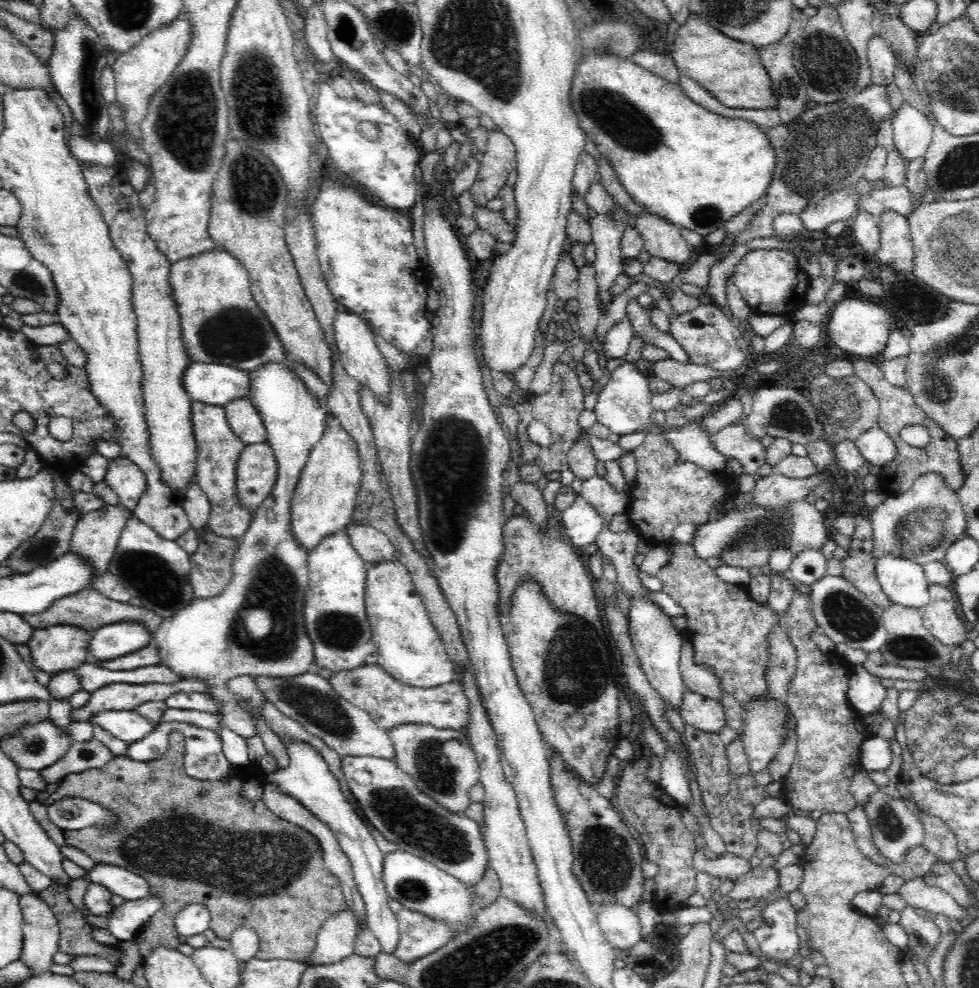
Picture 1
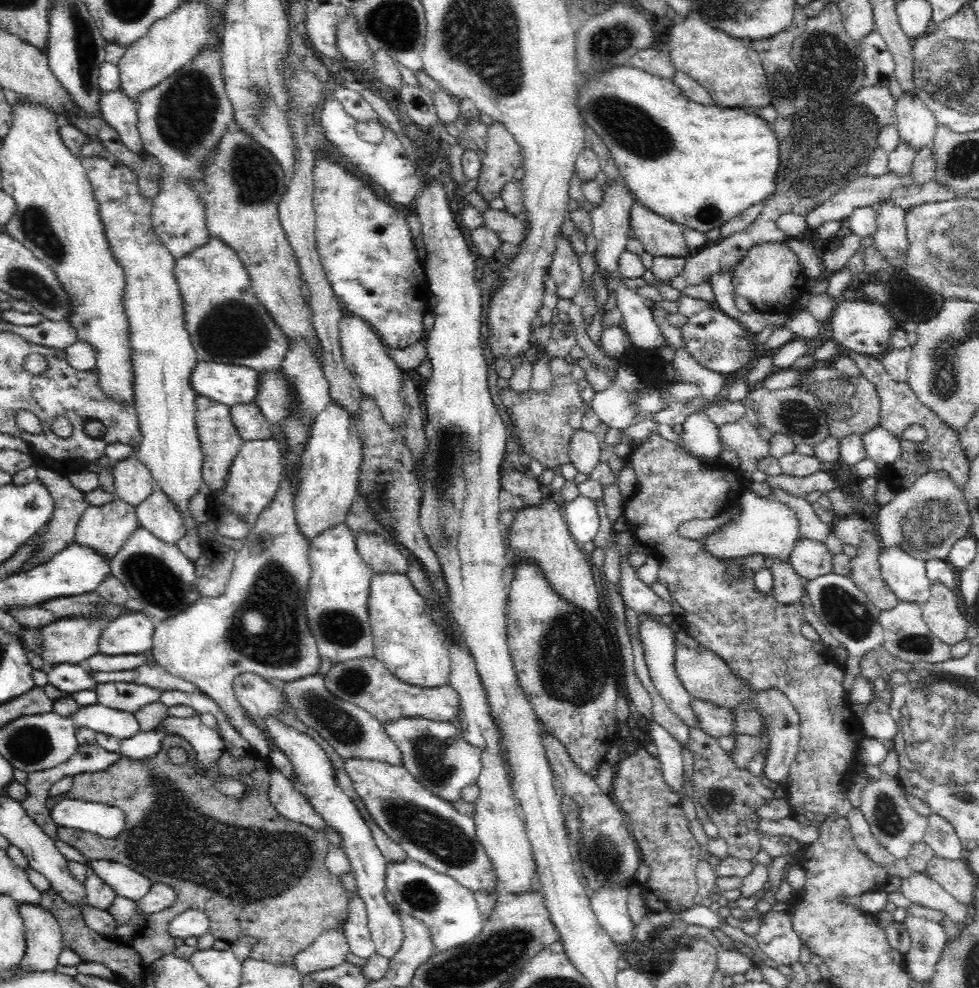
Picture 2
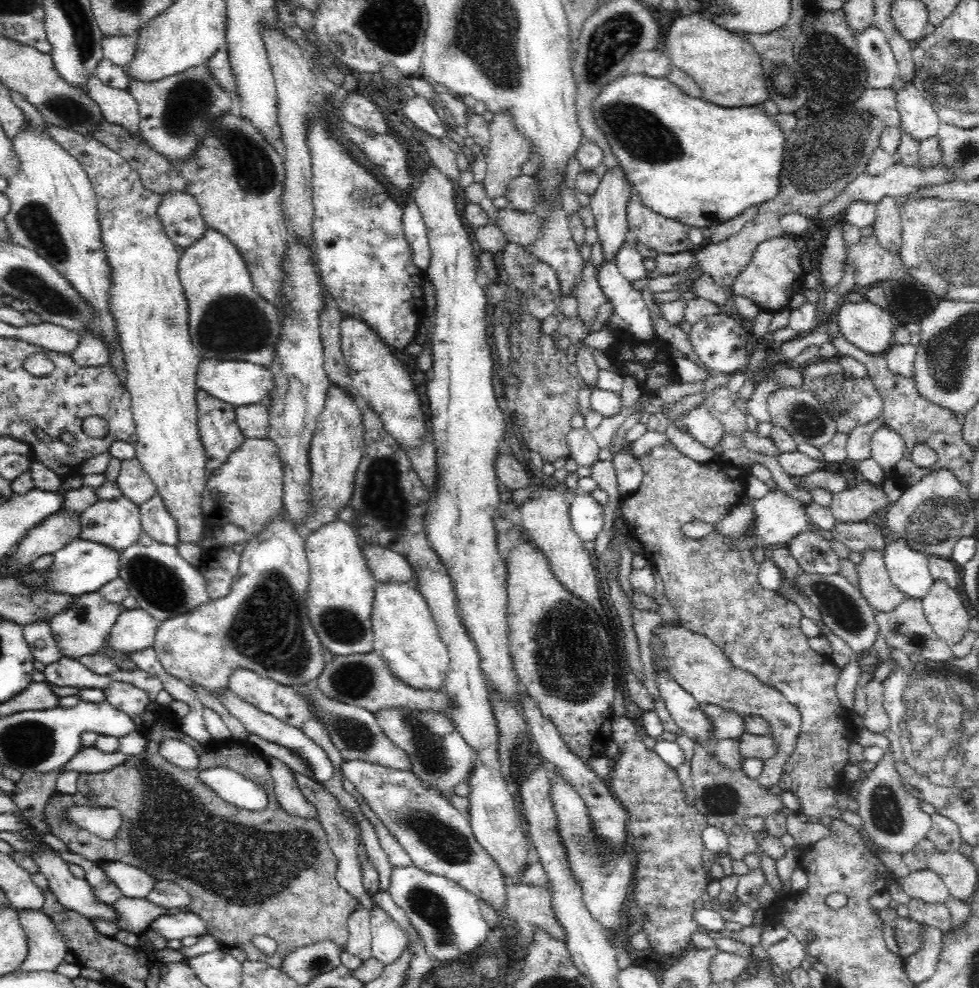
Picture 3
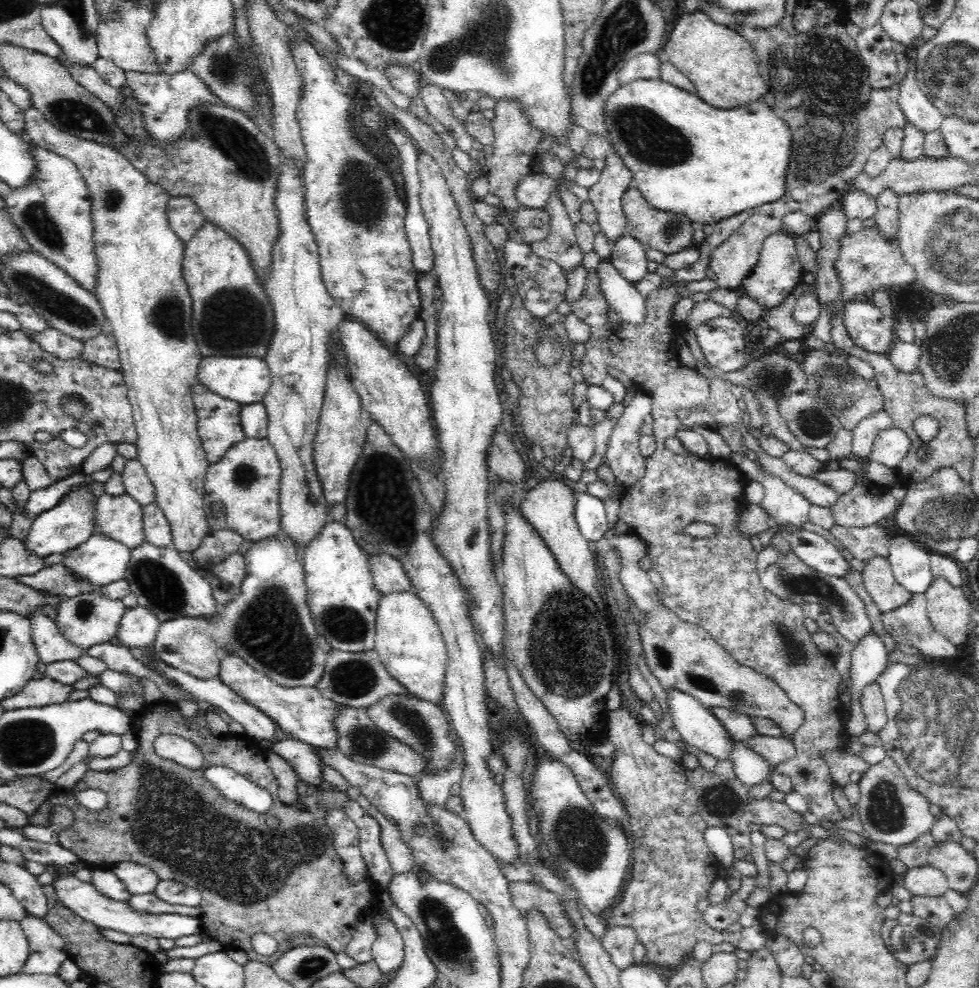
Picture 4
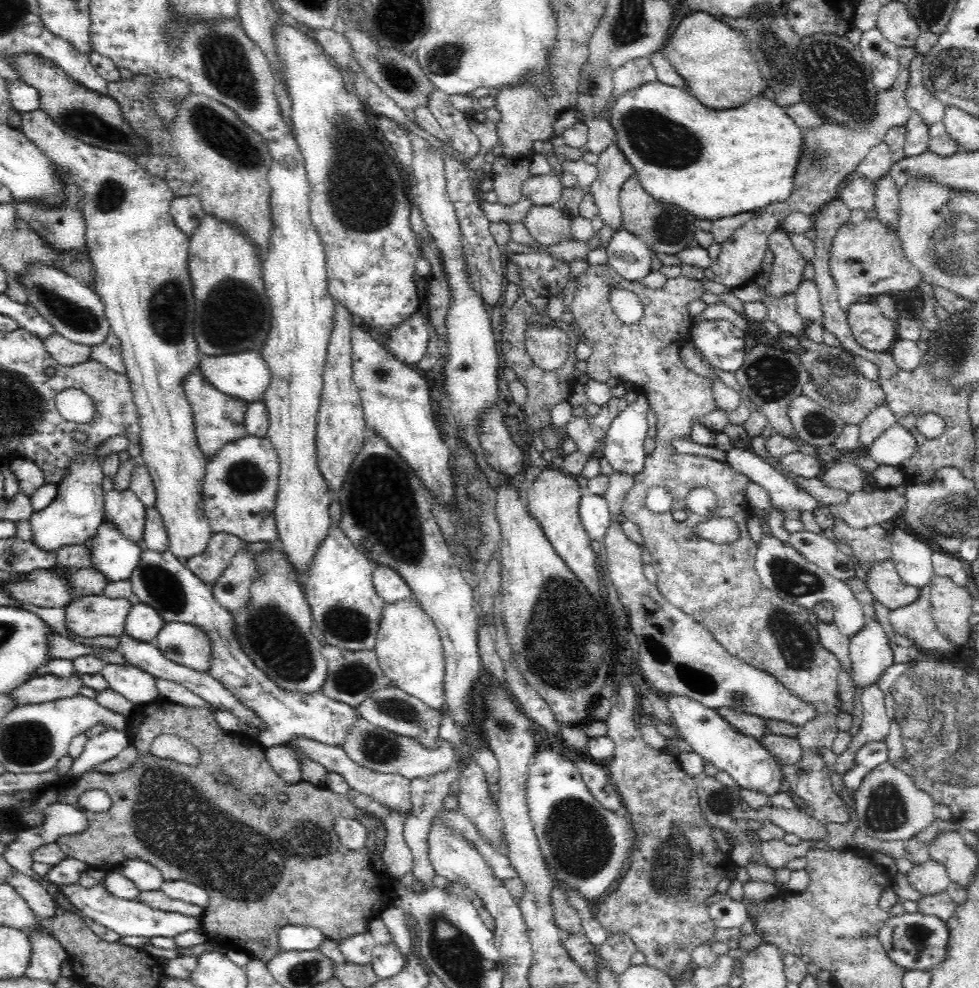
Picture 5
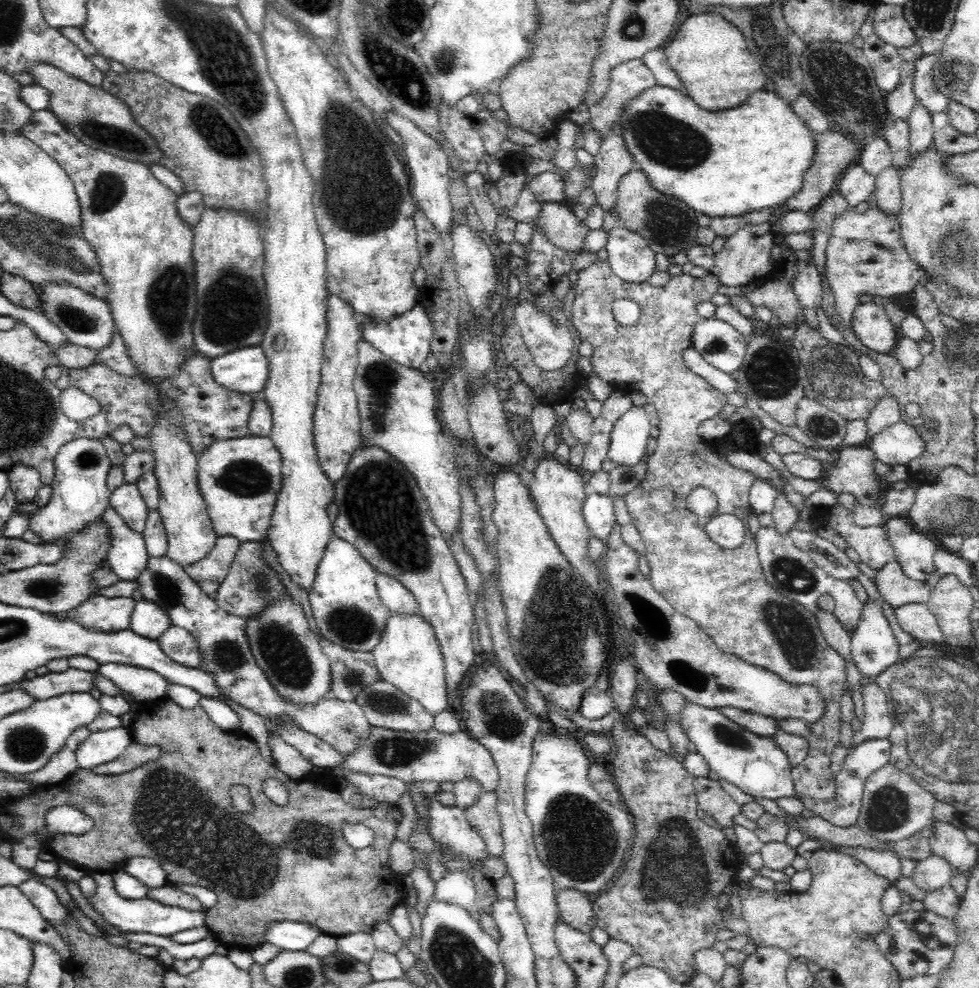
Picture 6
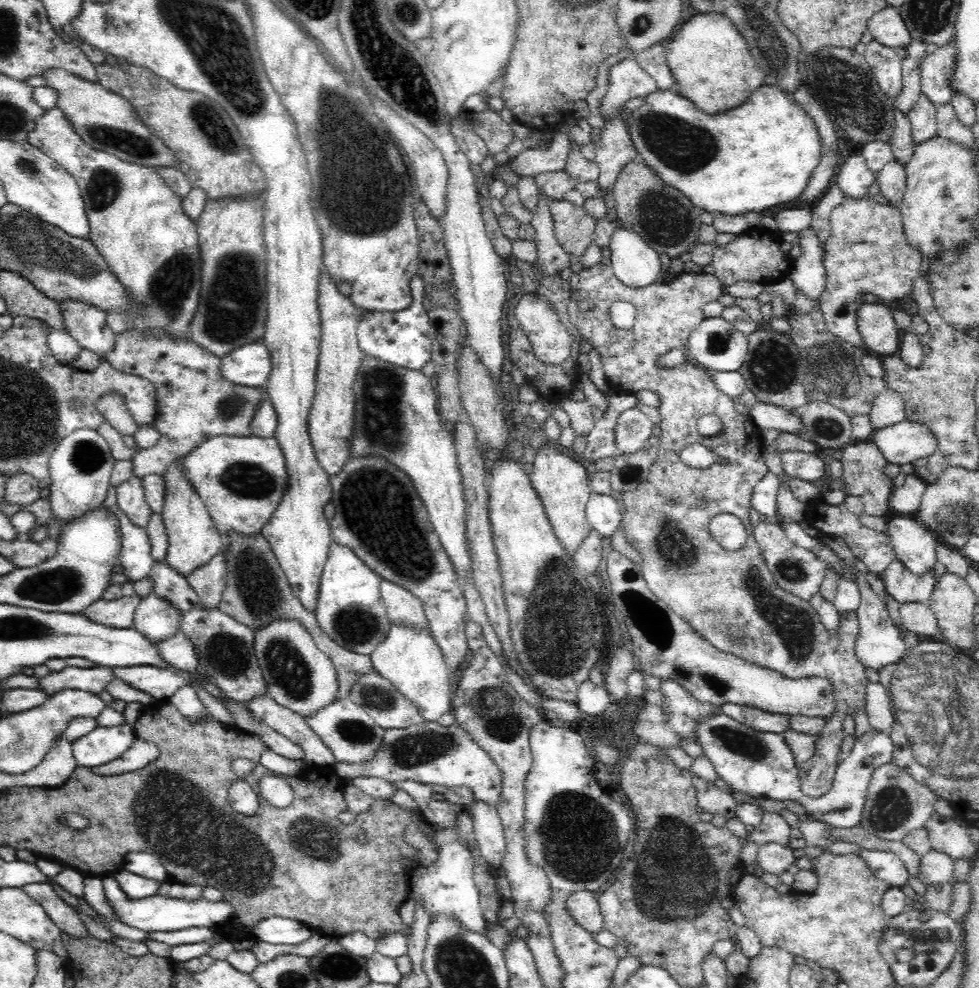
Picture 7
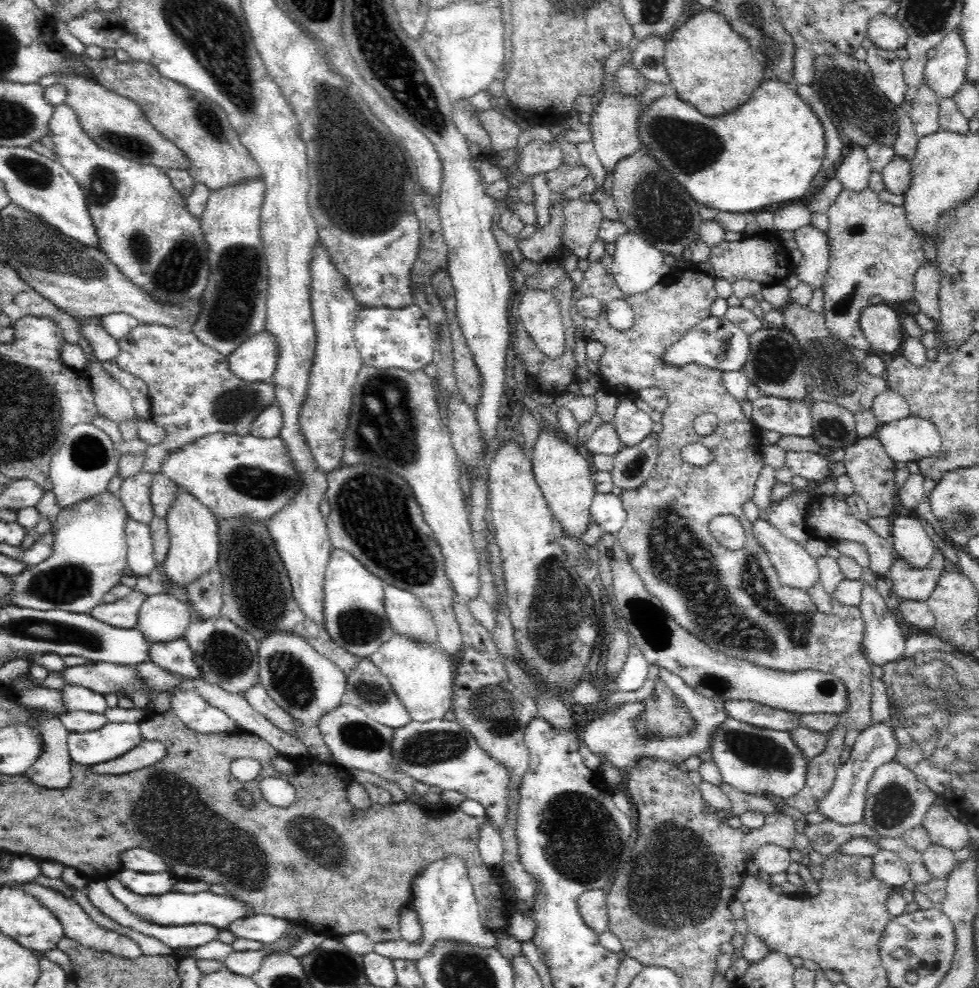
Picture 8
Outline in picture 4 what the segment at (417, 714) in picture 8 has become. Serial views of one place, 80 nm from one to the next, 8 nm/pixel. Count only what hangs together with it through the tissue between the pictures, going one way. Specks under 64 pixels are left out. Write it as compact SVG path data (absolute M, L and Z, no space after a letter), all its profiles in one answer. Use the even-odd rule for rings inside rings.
M409 591L382 595L375 621L373 650L378 653L389 675L401 682L410 695L440 706L446 672L446 647L439 626L425 603Z

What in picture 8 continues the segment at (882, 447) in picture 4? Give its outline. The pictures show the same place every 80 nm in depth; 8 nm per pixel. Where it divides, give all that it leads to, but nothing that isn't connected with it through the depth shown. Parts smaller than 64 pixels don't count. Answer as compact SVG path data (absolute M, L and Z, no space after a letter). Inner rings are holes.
M912 414L907 418L881 425L876 435L888 456L896 462L917 462L934 456L942 444L942 435L936 426Z

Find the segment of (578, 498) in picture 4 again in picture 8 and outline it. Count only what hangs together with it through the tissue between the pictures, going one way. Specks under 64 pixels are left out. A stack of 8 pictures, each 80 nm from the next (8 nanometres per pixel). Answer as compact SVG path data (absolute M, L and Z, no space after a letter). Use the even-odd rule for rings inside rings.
M612 492L595 494L589 513L591 518L598 522L607 540L614 538L618 534L627 519L622 499Z

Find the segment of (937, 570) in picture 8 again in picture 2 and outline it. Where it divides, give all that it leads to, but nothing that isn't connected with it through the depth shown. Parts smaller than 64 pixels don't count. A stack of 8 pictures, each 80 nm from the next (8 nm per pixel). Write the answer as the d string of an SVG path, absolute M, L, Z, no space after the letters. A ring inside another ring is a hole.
M862 533L862 542L857 546L858 556L852 560L852 580L860 587L866 598L878 610L892 610L898 603L896 597L885 584L879 569L878 541L872 533Z

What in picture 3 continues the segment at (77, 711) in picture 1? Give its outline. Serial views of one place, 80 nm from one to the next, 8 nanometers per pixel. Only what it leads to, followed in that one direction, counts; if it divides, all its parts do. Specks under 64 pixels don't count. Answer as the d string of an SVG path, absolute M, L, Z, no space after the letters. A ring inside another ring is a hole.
M114 681L111 687L103 691L105 700L133 720L141 715L149 705L148 693L127 682Z

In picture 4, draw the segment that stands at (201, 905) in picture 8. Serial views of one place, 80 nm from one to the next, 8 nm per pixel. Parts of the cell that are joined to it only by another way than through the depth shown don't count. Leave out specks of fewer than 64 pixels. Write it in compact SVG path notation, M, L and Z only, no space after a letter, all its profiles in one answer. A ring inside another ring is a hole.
M50 864L46 867L55 873L55 882L52 886L54 886L56 893L58 893L59 902L62 902L66 908L73 910L84 920L93 922L97 927L111 928L112 930L129 934L131 937L136 934L146 934L146 936L170 940L204 932L200 916L192 918L176 913L152 914L151 912L138 912L127 902L111 901L110 898L103 897L91 883L81 882L74 875L67 875L64 871L60 870L58 865L53 866L53 864Z

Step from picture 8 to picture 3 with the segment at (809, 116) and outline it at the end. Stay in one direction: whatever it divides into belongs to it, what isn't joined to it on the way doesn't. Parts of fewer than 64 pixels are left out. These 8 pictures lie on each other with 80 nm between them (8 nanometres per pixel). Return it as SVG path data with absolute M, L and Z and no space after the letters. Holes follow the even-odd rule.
M622 75L615 81L604 84L603 89L597 94L597 97L591 104L593 106L593 116L595 124L602 129L604 136L610 143L613 154L616 155L619 165L626 173L627 180L633 189L637 191L644 206L653 210L656 214L660 214L666 218L674 218L679 222L683 222L688 227L695 226L696 228L711 228L742 214L744 210L751 206L760 206L761 204L770 202L778 196L780 190L780 173L782 172L784 160L785 143L784 133L780 132L780 128L776 128L777 122L774 122L773 117L769 116L763 109L763 103L754 104L752 106L739 107L724 107L704 102L700 98L690 98L686 96L678 86L674 85L664 78L654 78L650 75Z

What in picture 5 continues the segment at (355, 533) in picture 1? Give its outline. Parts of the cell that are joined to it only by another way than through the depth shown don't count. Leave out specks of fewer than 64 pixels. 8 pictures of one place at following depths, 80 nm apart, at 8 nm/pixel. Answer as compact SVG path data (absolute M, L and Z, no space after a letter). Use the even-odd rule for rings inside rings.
M376 565L373 572L373 586L384 603L412 601L413 594L401 575L386 565Z

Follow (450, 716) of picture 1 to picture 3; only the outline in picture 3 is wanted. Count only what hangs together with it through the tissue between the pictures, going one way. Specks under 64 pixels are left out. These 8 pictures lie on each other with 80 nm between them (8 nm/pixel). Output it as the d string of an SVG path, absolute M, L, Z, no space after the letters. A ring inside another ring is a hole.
M374 650L364 654L352 653L341 656L334 654L332 659L325 664L323 671L315 682L320 693L338 702L350 703L357 707L365 708L370 712L378 712L384 706L403 706L413 710L435 710L447 714L449 698L440 691L416 690L396 678L385 662Z

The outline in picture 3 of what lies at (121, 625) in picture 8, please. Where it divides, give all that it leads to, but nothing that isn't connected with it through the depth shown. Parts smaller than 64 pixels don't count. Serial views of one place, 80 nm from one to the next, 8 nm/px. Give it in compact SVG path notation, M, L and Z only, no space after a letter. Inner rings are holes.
M99 591L72 596L72 602L56 612L50 620L55 641L63 656L78 659L86 654L96 654L107 642L122 610L120 603L108 602Z

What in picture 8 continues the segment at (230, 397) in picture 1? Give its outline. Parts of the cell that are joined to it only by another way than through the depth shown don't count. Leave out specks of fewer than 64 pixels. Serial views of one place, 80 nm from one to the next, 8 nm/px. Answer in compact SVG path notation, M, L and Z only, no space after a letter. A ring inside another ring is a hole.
M265 329L227 357L231 373L243 381L271 381L278 360L276 341Z

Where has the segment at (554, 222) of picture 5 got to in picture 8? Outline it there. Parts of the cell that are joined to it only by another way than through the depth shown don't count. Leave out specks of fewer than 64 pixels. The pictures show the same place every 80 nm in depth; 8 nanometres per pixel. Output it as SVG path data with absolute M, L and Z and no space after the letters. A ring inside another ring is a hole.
M569 200L563 204L563 244L580 259L586 259L590 246L598 240L598 231L605 219L597 201Z

